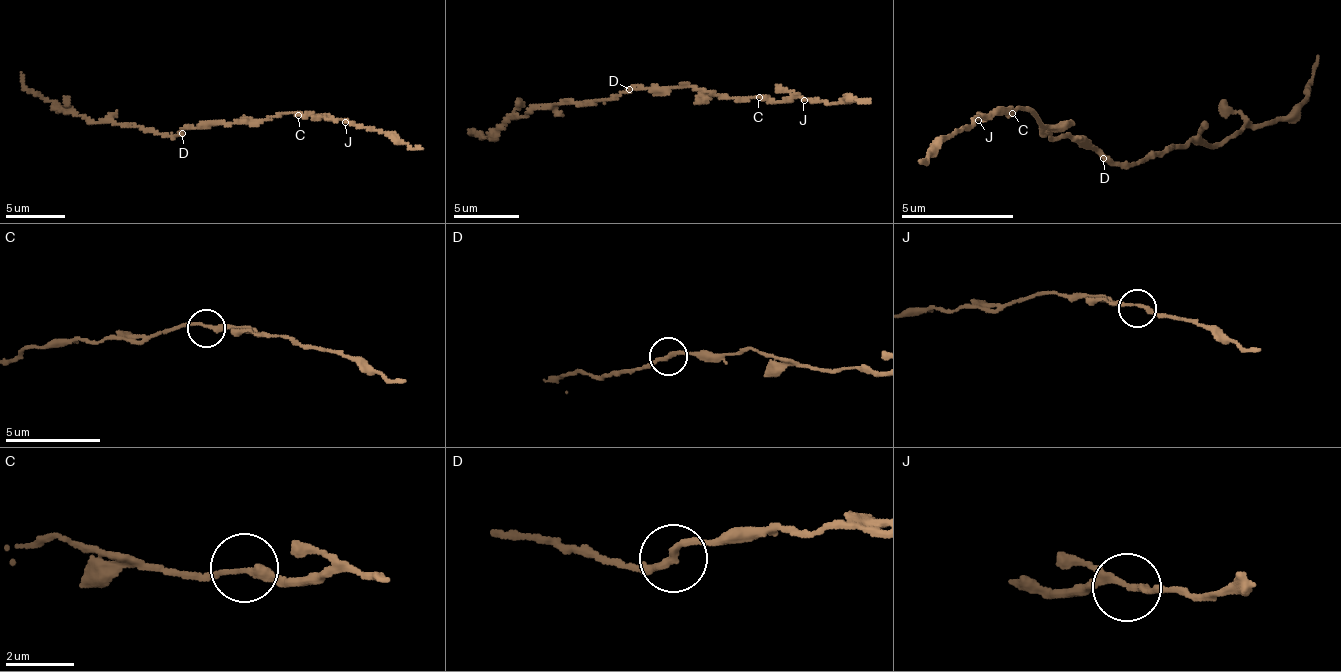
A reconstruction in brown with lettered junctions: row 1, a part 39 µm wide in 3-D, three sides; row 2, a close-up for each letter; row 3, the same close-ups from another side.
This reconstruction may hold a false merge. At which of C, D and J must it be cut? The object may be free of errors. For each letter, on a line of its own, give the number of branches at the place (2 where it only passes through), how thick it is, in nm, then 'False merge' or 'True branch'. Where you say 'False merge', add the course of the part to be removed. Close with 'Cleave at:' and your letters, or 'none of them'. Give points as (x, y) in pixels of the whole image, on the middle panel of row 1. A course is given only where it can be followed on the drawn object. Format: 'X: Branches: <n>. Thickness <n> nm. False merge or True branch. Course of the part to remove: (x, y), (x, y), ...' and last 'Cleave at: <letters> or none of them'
C: Branches: 2. Thickness 240 nm. True branch
D: Branches: 2. Thickness 200 nm. True branch
J: Branches: 2. Thickness 170 nm. True branch
Cleave at: none of them

